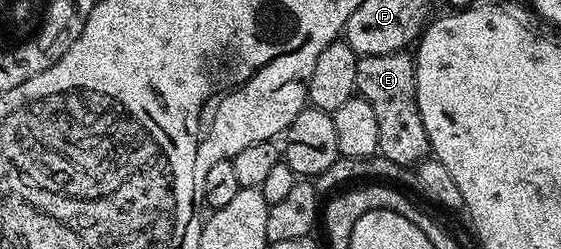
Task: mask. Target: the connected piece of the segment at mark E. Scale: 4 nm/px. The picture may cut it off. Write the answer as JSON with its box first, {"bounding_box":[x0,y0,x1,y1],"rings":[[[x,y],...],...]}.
{"bounding_box":[356,50,430,169],"rings":[[[407,50],[359,56],[356,60],[356,89],[374,109],[378,121],[379,154],[405,169],[421,162],[430,148],[416,104],[416,65],[413,56]]]}

